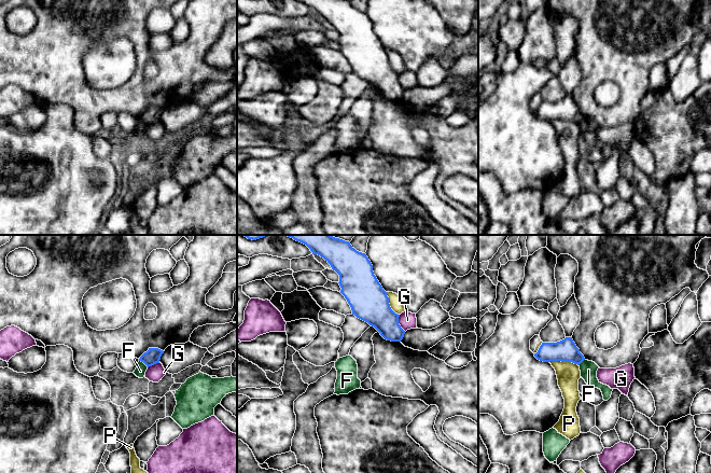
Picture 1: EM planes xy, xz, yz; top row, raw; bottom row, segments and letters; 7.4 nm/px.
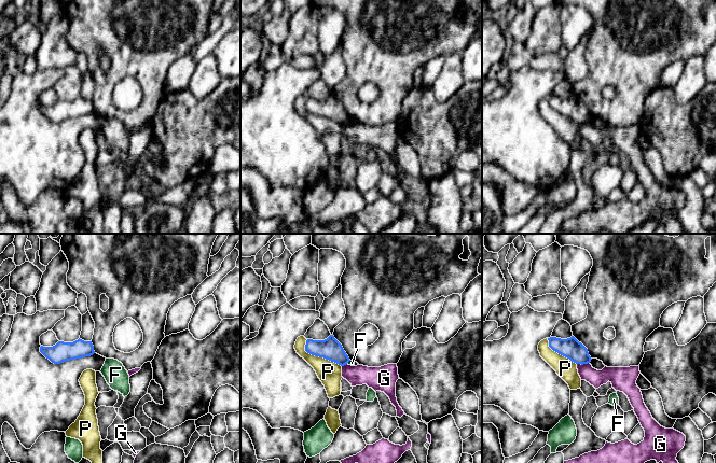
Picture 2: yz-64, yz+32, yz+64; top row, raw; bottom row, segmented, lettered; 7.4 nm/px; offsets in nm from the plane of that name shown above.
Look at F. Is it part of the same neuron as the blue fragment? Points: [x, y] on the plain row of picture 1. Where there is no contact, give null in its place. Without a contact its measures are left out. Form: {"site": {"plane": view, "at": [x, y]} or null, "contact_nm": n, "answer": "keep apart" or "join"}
{"site": {"plane": "xy", "at": [143, 121]}, "contact_nm": 90, "answer": "keep apart"}

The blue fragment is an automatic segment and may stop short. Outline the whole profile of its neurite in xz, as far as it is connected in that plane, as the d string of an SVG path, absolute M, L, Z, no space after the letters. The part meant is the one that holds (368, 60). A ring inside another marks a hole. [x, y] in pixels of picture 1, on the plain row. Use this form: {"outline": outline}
{"outline": "M299 0L306 3L312 13L323 16L339 33L340 52L351 66L352 73L374 85L380 94L391 100L401 100L405 89L399 83L400 73L389 62L387 51L382 47L373 30L373 24L365 12L357 10L349 0Z"}

